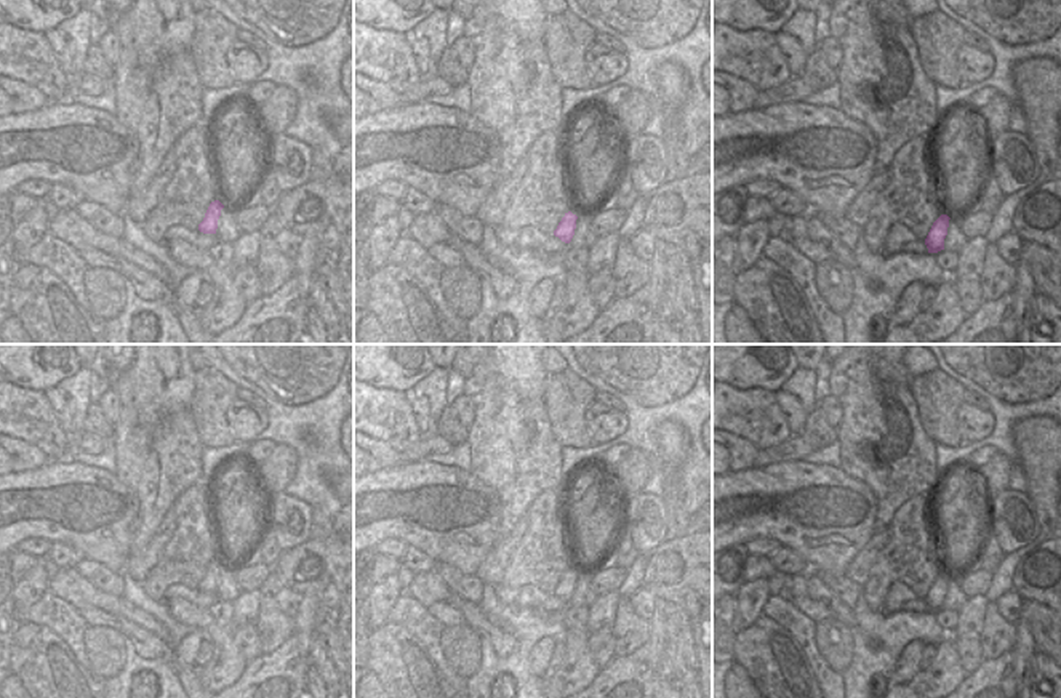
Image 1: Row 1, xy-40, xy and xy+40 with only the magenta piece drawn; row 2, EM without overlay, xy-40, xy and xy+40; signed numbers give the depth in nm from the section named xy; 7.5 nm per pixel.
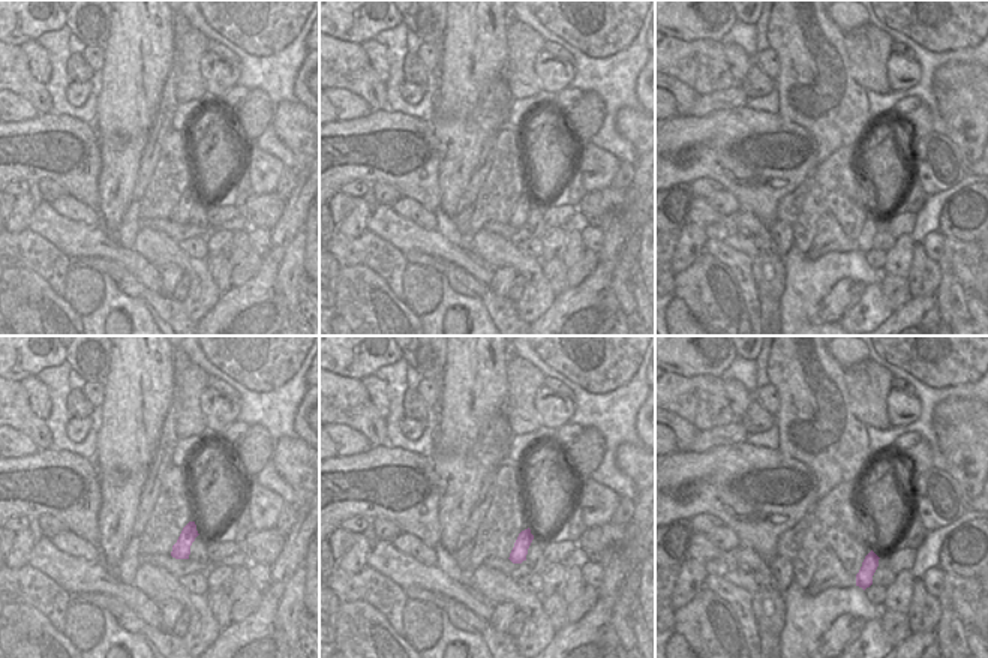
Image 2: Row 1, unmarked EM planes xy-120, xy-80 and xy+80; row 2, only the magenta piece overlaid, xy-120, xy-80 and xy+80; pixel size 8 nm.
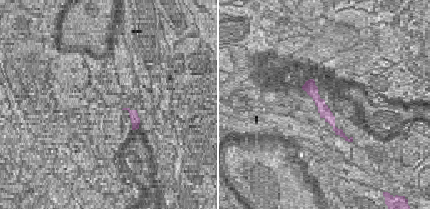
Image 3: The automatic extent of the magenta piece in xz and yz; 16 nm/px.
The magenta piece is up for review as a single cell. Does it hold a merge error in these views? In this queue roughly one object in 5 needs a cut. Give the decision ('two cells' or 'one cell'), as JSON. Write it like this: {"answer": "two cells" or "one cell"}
{"answer": "one cell"}

